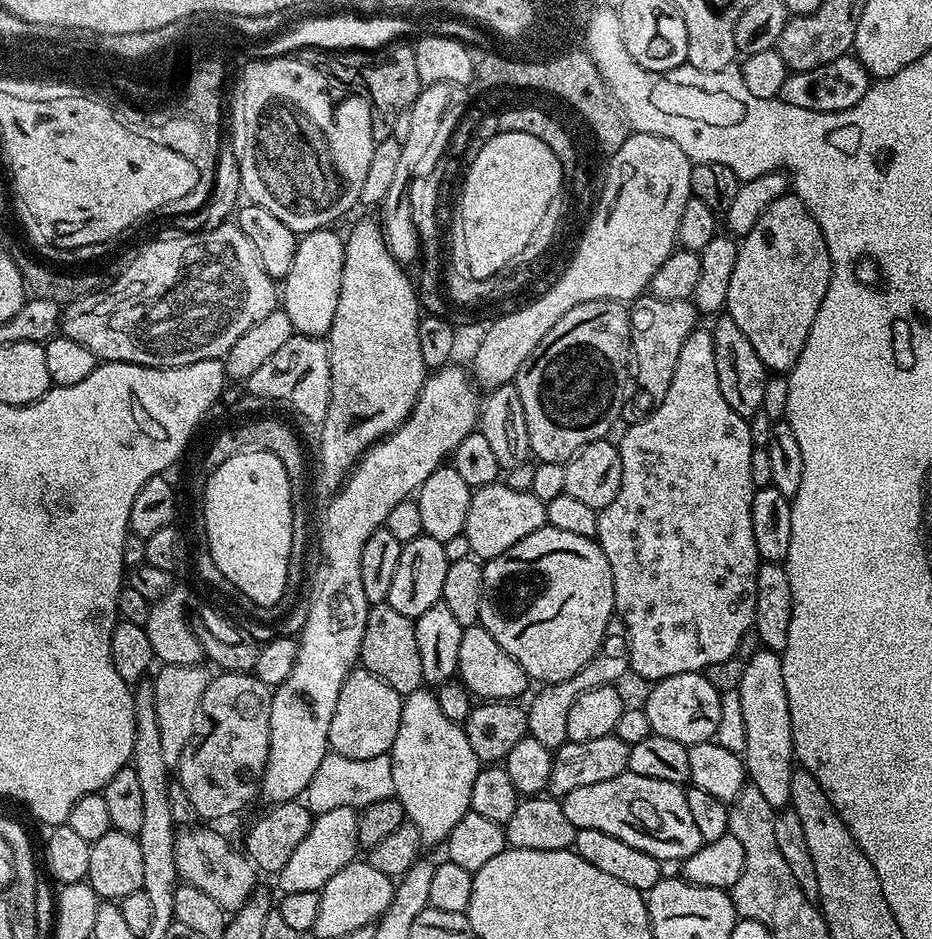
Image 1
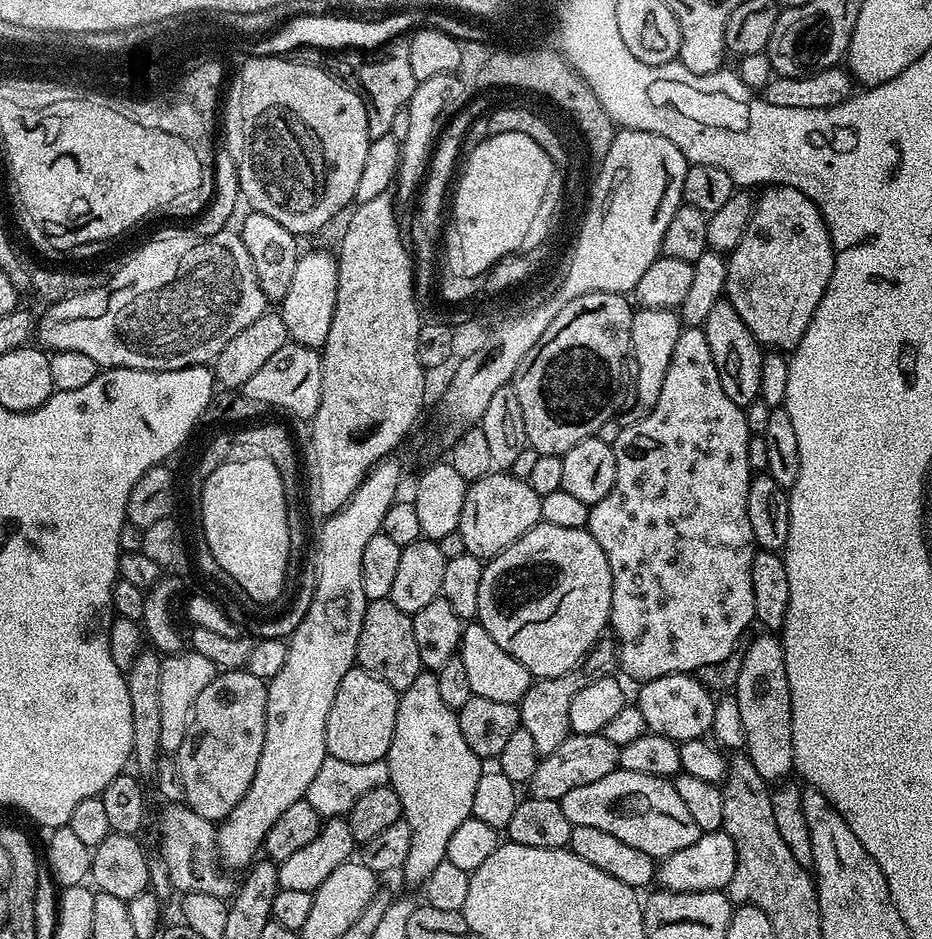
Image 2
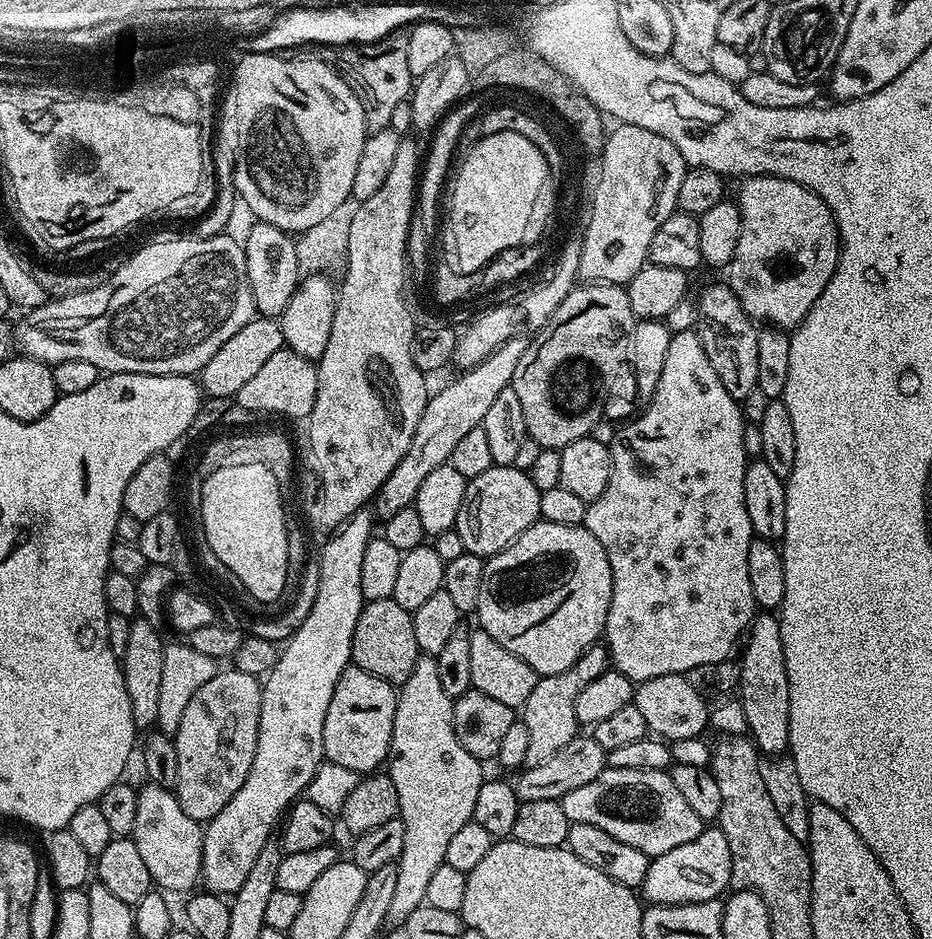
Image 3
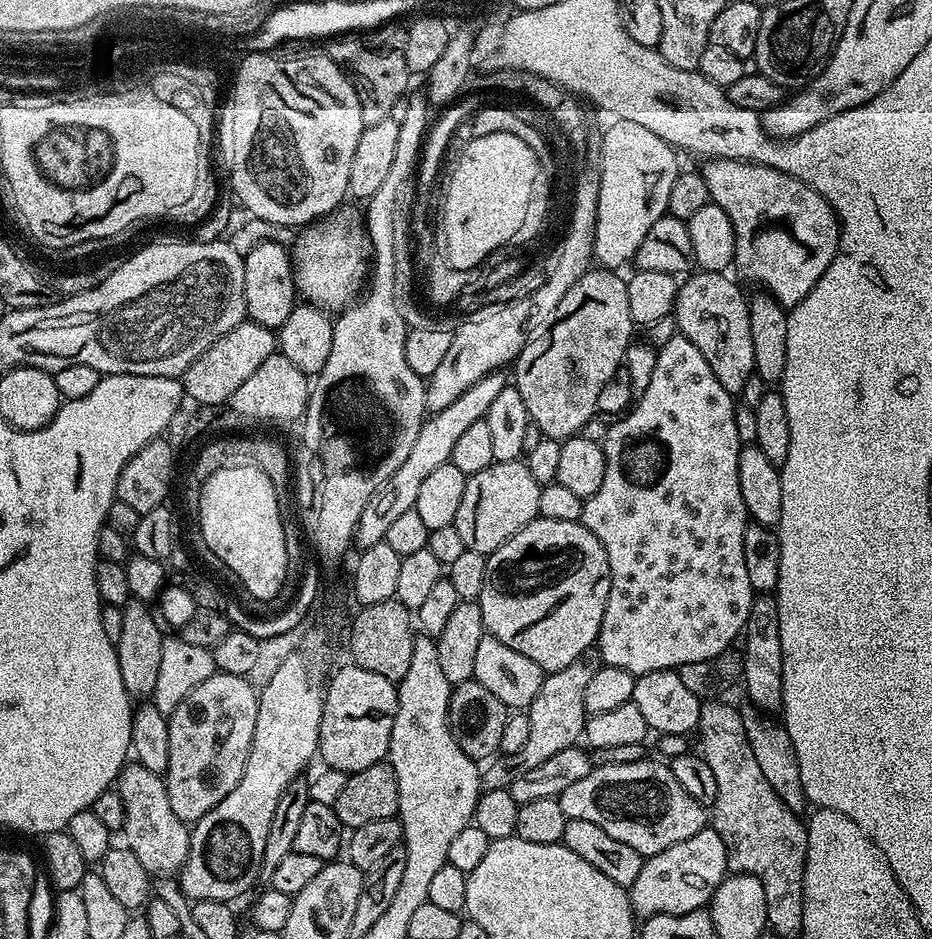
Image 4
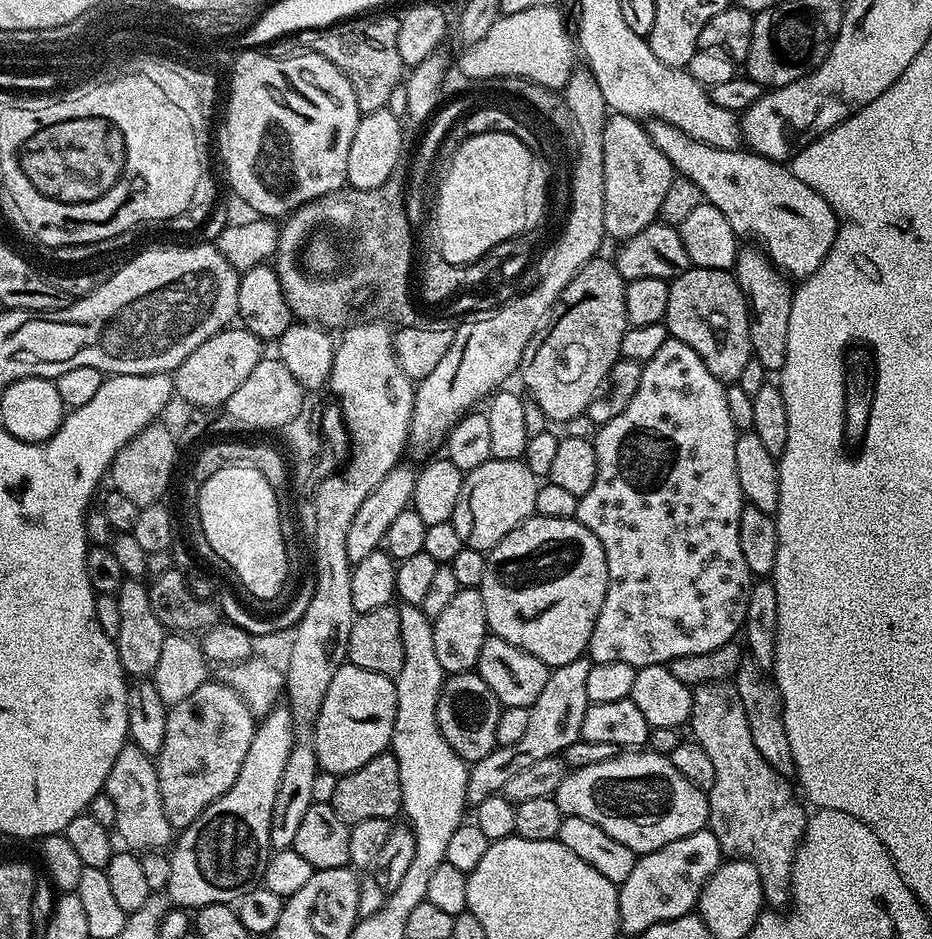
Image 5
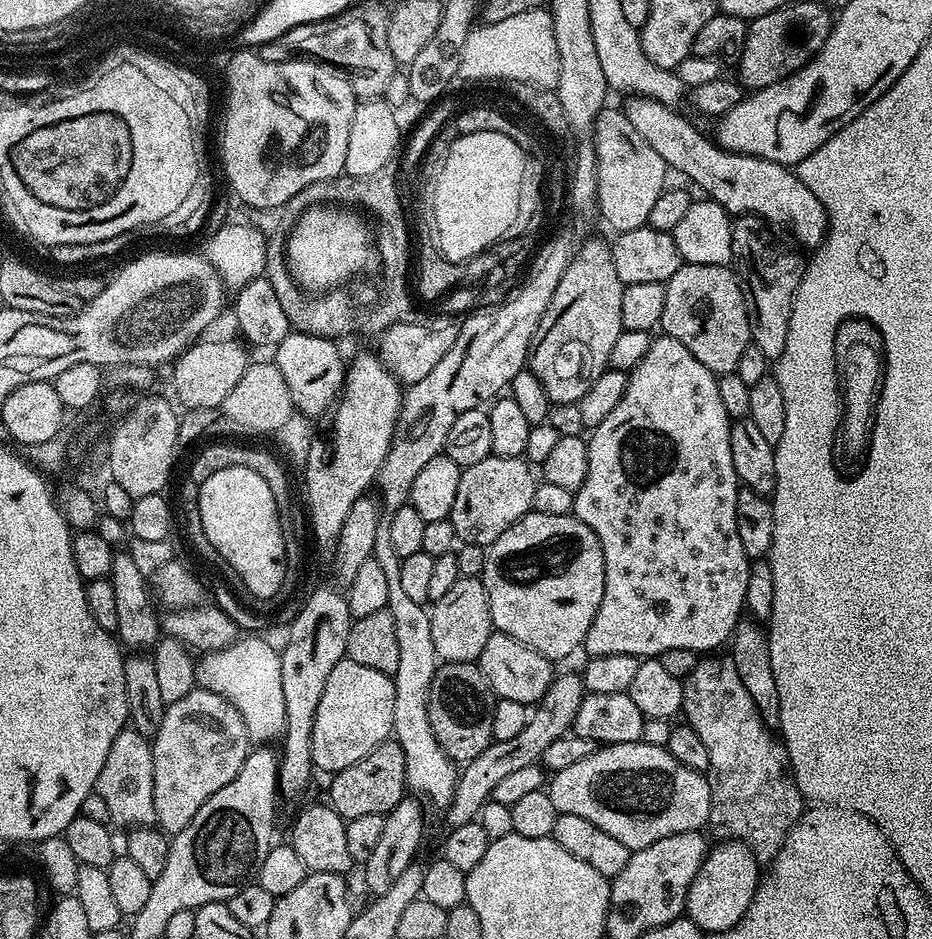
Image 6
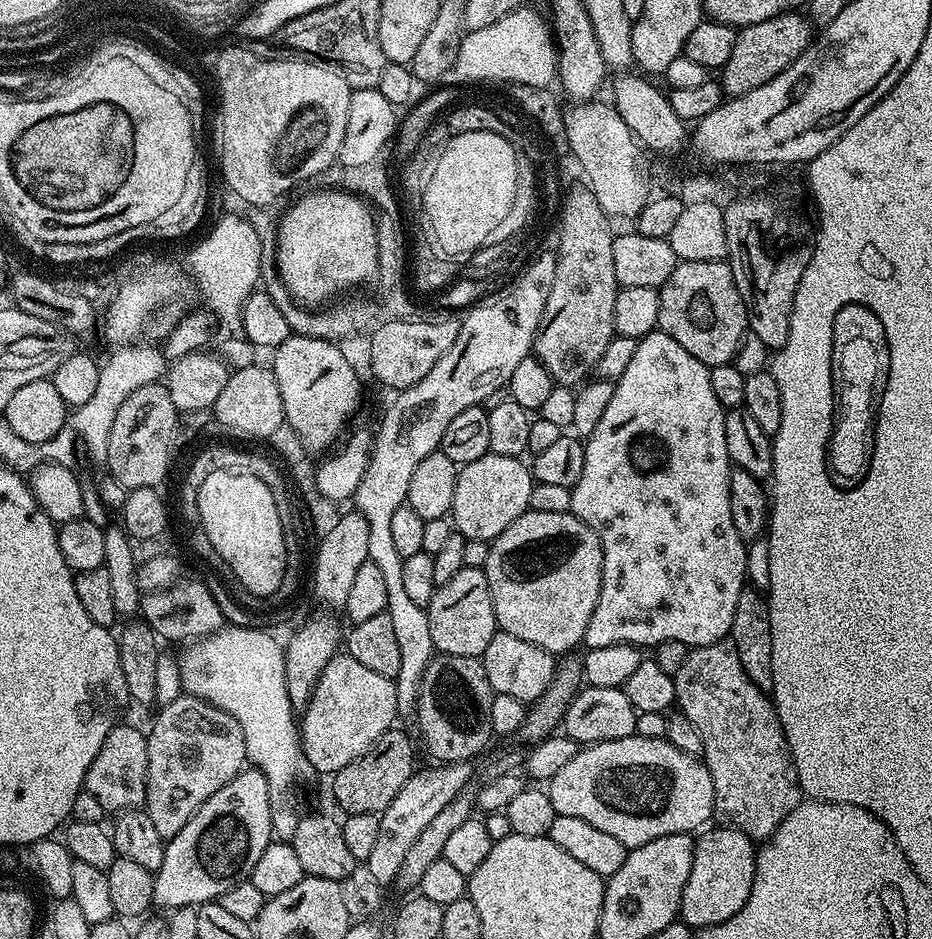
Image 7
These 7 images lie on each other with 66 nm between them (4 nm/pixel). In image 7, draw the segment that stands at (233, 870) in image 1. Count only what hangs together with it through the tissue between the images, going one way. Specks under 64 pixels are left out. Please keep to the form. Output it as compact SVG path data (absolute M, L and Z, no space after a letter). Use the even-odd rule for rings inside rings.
M118 722L106 734L102 750L94 758L84 779L84 788L98 802L102 802L105 813L119 814L136 810L143 805L146 794L146 774L148 773L148 737L145 729L135 728L132 724Z

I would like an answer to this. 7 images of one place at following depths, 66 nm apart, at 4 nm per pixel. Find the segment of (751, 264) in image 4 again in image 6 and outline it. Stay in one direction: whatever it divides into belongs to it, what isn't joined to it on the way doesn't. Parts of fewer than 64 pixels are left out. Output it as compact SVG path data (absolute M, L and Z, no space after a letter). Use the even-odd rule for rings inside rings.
M643 98L629 101L628 105L623 105L622 111L626 118L630 118L634 130L650 142L650 147L665 160L673 173L681 172L686 179L693 180L707 199L721 204L733 217L759 216L769 225L777 224L792 232L793 238L809 250L824 243L824 237L828 235L826 210L822 202L802 186L791 167L757 156L727 152L715 139L708 137L707 140L686 117L679 116L673 105Z

